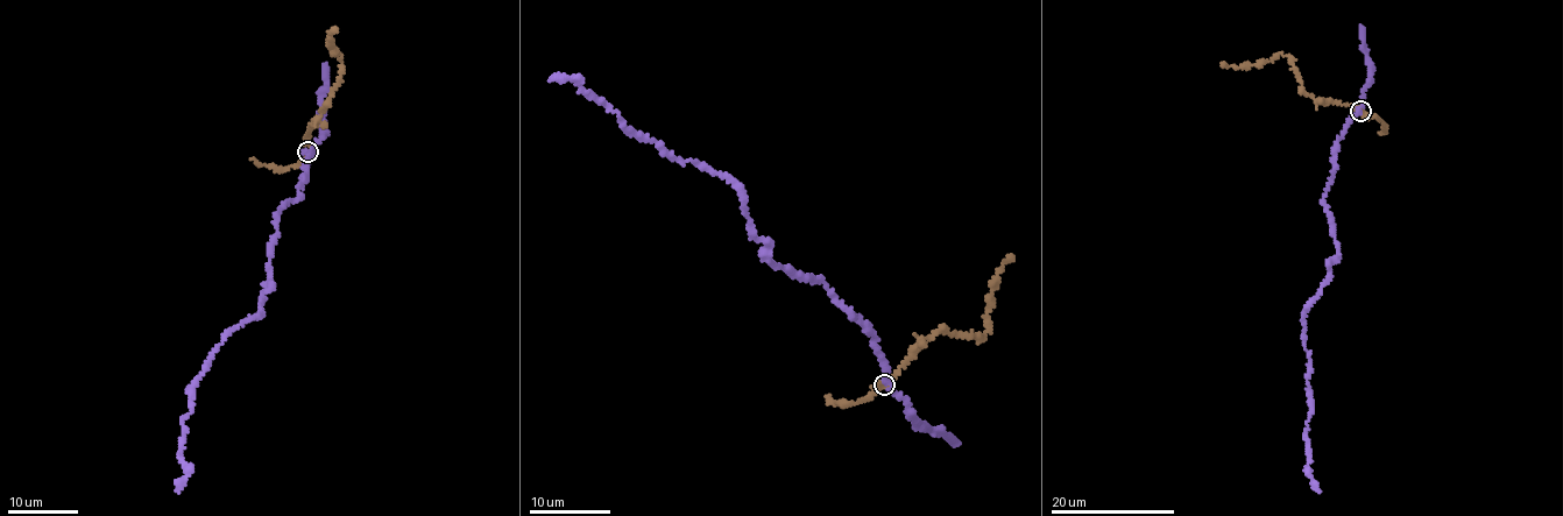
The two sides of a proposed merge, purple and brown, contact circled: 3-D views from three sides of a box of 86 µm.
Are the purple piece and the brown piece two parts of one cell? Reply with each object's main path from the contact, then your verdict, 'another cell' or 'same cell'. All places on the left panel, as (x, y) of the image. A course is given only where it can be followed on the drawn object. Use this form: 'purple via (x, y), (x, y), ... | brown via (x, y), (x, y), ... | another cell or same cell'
purple via (308, 152), (299, 197), (277, 213), (261, 312), (227, 334), (196, 382), (176, 492) | brown via (308, 152), (305, 142), (309, 131), (338, 83), (341, 61), (329, 43), (330, 32), (336, 27) | another cell

